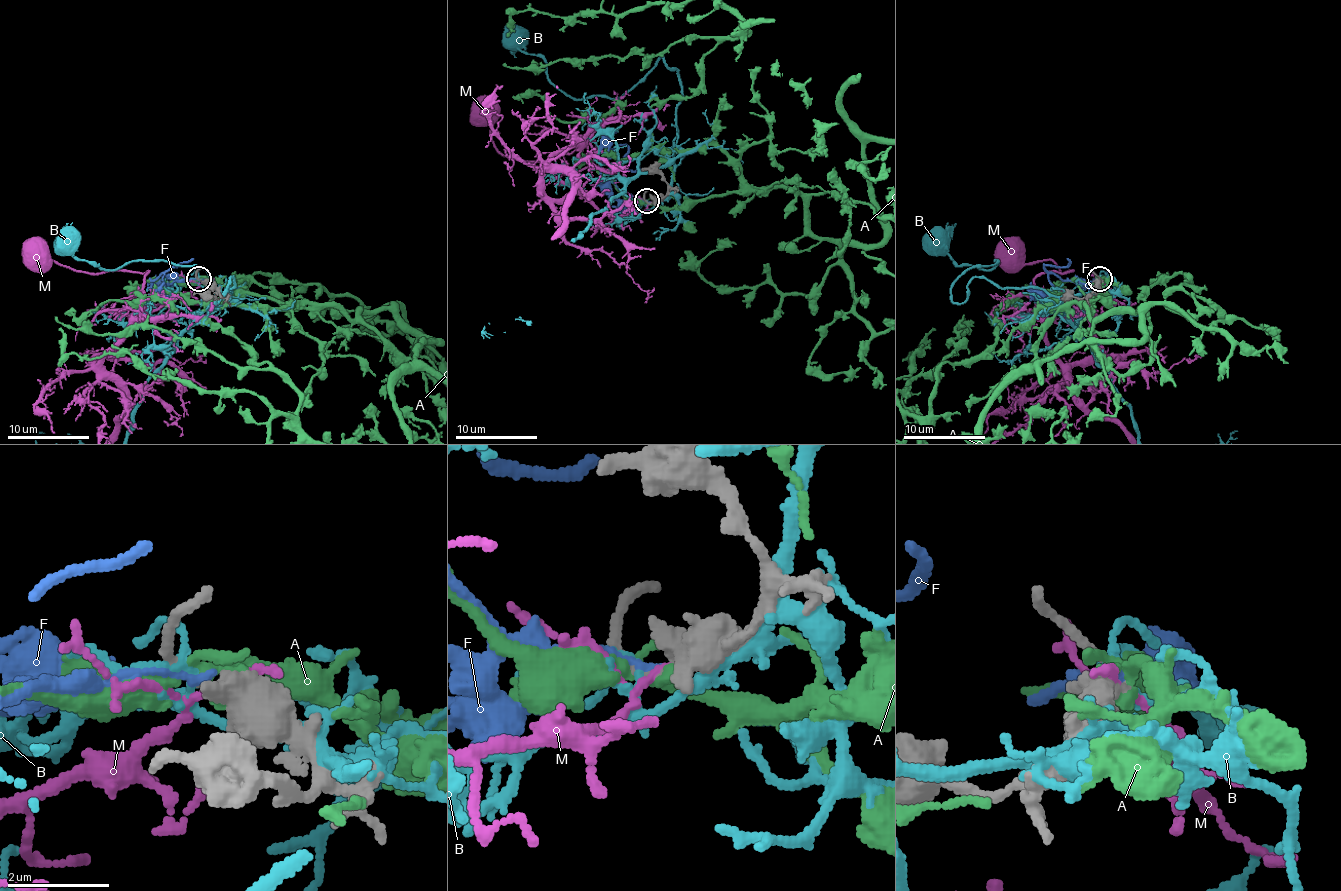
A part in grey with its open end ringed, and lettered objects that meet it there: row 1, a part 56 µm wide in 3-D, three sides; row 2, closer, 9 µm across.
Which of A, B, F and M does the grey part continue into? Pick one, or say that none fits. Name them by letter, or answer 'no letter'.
F

